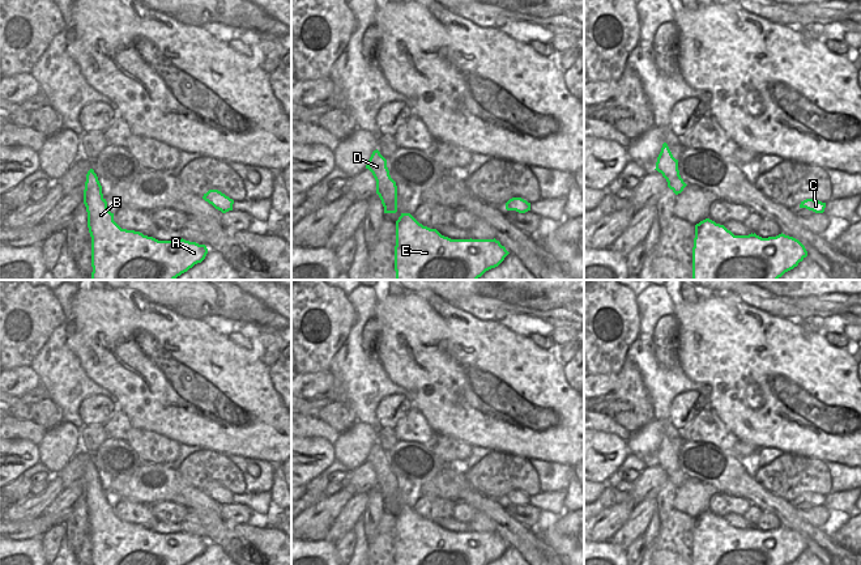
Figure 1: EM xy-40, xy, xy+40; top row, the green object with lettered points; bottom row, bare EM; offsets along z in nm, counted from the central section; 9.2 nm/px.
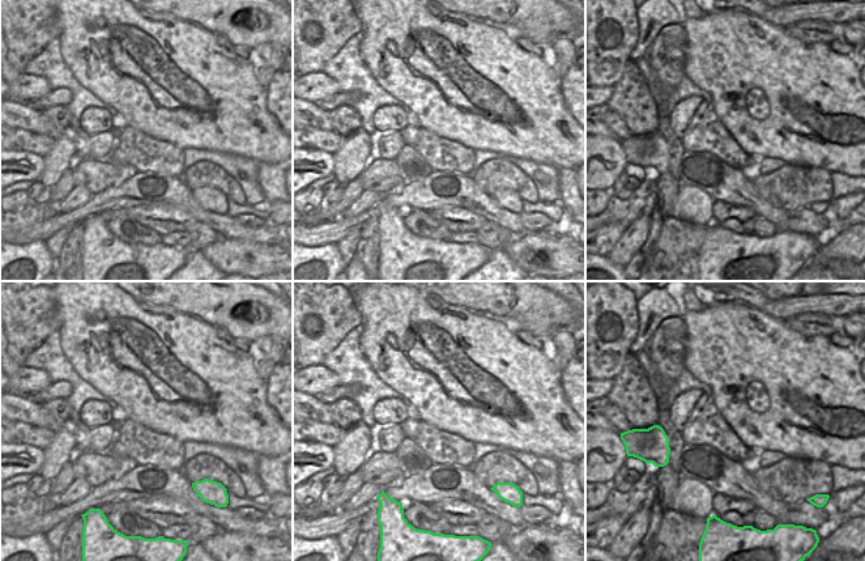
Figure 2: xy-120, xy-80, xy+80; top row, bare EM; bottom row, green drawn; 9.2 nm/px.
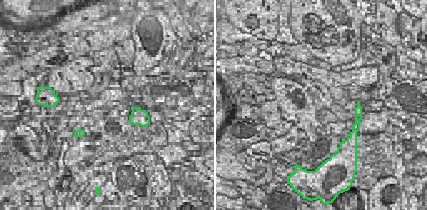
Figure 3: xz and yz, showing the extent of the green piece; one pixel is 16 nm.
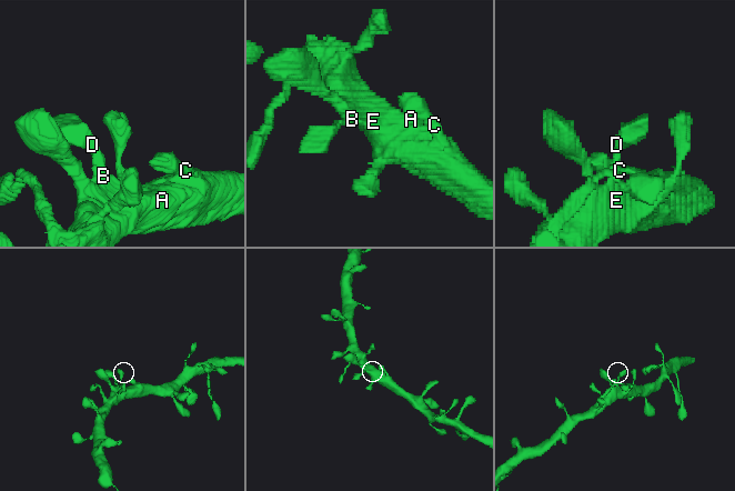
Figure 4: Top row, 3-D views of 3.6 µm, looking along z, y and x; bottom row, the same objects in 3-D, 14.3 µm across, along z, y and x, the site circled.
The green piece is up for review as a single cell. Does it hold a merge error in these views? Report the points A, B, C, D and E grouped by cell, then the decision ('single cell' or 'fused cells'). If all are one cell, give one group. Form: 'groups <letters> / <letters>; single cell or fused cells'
groups A B C D E; single cell

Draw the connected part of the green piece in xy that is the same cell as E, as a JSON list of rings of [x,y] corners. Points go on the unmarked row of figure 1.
[[[410,506],[396,514],[396,565],[486,565],[498,560],[510,545],[494,532],[451,532],[419,517]]]

